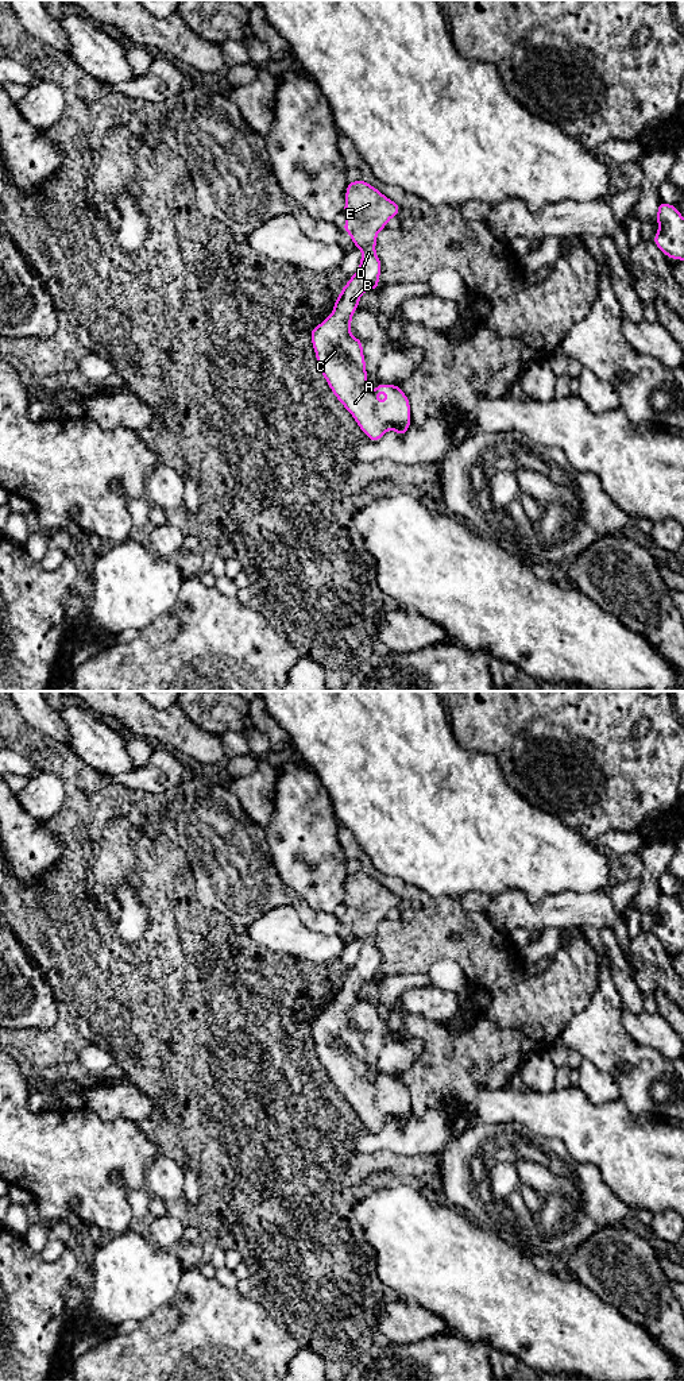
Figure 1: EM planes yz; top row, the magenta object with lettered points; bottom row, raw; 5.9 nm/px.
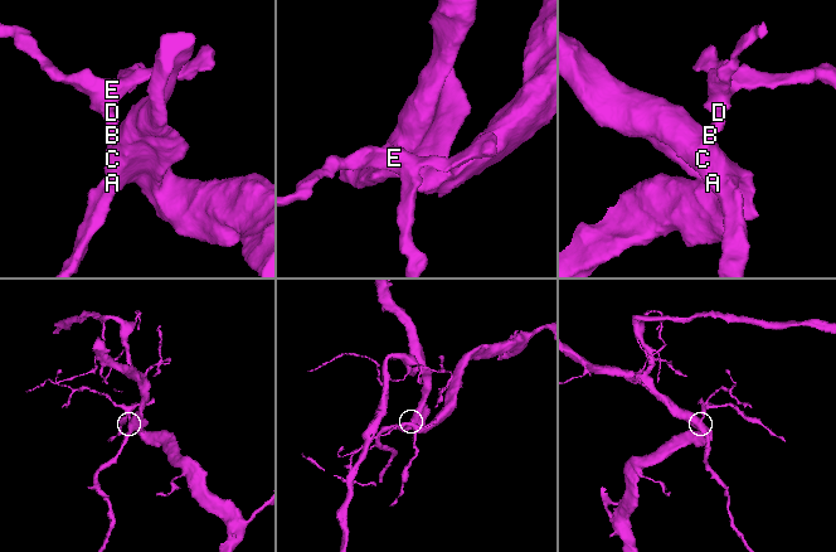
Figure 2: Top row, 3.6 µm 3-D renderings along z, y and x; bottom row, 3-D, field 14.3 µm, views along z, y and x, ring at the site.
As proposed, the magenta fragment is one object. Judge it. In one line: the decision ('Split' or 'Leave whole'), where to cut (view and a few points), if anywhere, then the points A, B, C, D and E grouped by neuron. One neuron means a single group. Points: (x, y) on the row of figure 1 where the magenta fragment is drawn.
Leave whole. No split. Groups: A B C D E

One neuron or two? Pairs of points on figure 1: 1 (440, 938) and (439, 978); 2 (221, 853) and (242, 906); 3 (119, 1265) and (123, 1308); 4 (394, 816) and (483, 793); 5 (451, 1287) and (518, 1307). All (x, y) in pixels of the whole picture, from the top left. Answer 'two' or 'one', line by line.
1: two
2: one
3: one
4: one
5: one

